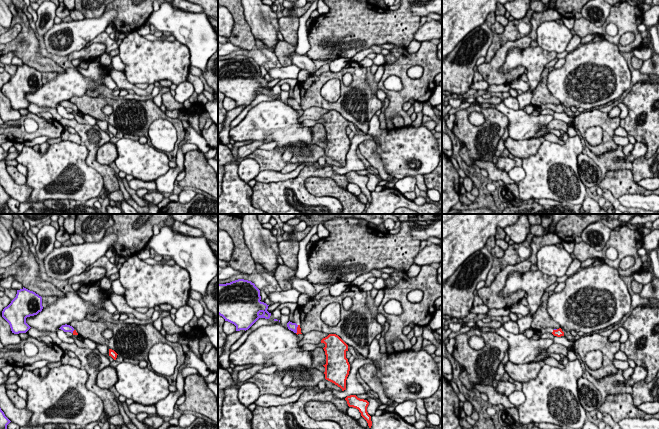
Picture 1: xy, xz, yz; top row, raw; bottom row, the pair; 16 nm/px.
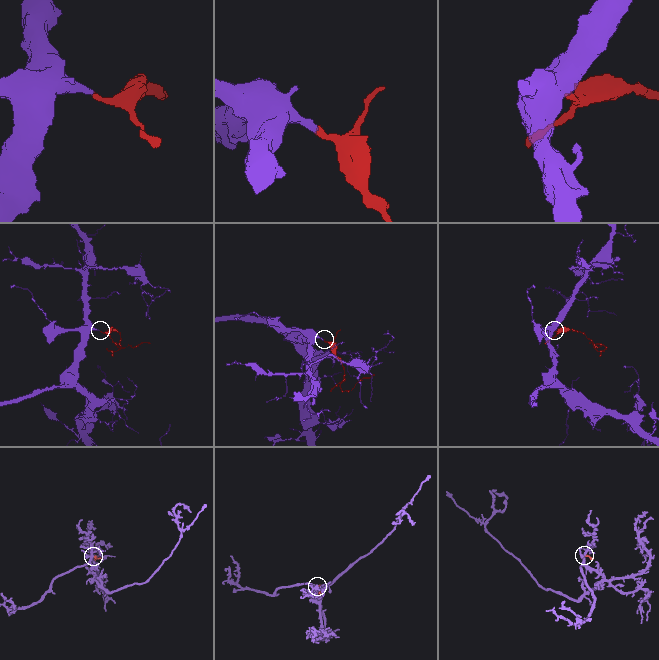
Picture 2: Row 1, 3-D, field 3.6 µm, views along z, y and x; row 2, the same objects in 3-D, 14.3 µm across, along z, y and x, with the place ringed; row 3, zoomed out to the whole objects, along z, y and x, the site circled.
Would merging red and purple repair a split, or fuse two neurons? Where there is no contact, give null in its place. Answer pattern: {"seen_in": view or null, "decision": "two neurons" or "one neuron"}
{"seen_in": "xz", "decision": "one neuron"}

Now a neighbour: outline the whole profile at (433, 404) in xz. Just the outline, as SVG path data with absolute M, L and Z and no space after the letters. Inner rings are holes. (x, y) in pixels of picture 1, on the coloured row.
M442 378L438 390L431 397L425 398L424 404L428 414L434 413L440 417L439 427L442 428Z

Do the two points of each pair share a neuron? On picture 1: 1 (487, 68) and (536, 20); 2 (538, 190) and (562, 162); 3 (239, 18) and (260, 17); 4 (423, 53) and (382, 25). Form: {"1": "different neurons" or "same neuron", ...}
{"1": "same neuron", "2": "same neuron", "3": "different neurons", "4": "different neurons"}

